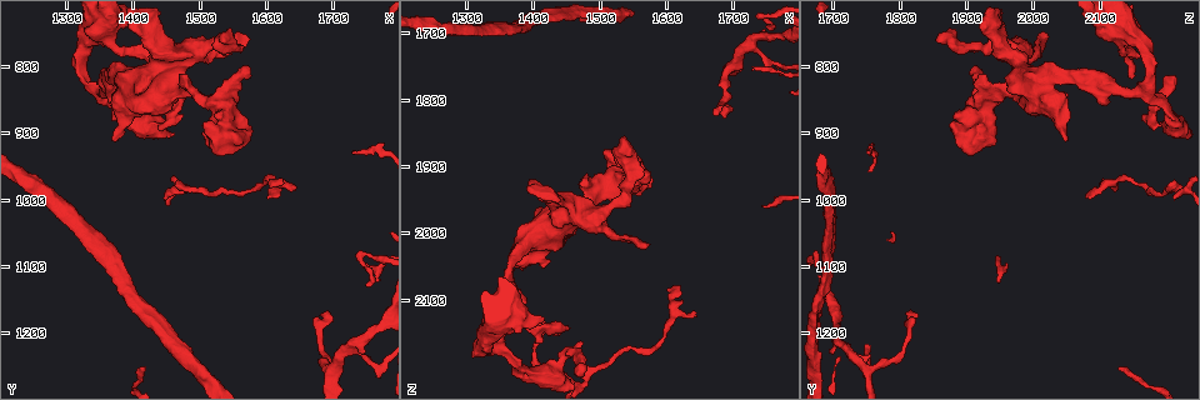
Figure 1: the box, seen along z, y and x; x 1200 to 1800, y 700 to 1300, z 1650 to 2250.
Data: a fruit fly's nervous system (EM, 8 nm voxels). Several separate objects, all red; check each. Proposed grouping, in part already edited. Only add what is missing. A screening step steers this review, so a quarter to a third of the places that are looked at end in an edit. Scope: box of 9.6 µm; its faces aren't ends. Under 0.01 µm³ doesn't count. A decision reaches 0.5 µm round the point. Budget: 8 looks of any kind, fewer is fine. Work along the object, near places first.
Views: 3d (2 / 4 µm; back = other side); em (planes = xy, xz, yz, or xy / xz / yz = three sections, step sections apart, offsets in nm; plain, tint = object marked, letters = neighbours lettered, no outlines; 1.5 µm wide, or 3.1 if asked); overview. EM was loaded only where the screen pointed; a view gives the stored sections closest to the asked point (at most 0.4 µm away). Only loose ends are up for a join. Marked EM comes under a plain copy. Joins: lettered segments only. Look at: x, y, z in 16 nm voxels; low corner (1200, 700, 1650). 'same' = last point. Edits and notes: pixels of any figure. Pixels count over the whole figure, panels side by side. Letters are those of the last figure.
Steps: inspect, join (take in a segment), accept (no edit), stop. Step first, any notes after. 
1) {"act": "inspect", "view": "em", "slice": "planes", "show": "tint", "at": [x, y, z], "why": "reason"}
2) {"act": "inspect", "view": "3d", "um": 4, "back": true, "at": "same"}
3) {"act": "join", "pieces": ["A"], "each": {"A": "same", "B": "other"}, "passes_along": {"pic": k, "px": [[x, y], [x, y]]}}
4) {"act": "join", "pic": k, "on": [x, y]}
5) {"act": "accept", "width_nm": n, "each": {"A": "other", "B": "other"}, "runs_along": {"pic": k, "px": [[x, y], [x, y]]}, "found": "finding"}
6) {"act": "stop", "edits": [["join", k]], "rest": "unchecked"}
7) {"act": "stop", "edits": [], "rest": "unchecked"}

{"act": "inspect", "view": "em", "slice": "xz", "step": 4, "show": "tint", "at": [1475, 815, 1920], "why": "free end"}

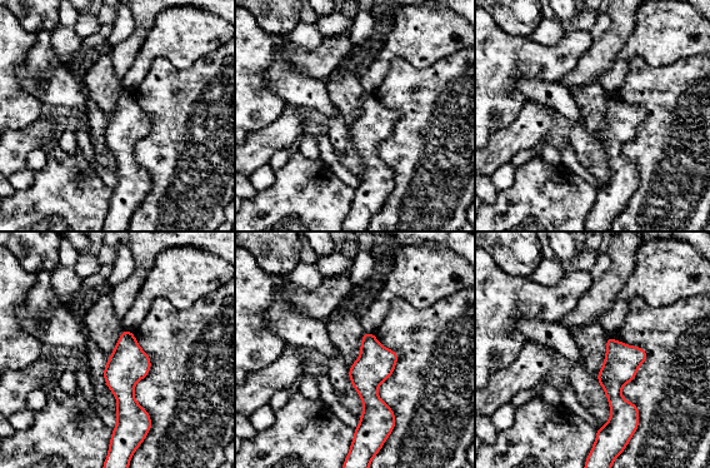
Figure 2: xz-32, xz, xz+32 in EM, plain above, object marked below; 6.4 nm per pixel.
{"act": "inspect", "view": "em", "slice": "planes", "show": "letters", "at": "same"}

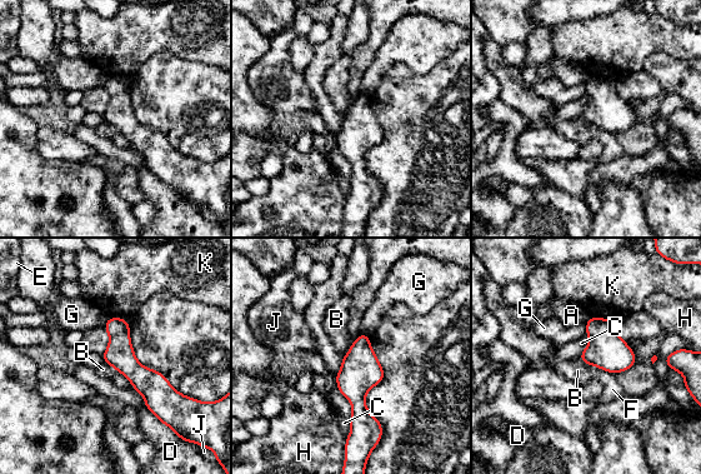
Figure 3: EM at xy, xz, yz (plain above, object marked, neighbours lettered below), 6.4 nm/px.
{"act": "accept", "longest_contact_nm": ["C", 190], "each": {"A": "other", "B": "other", "C": "other", "D": "other", "E": "other", "F": "other", "G": "other", "H": "other", "J": "other", "K": "other"}, "found": "no lettered segment goes on from it"}

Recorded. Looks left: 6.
{"act": "inspect", "view": "3d", "um": 4, "at": [1615, 995, 2075]}

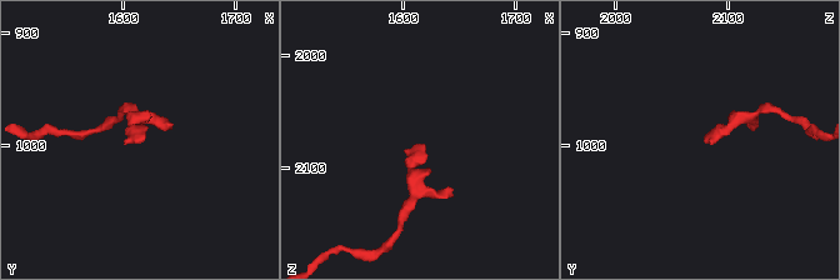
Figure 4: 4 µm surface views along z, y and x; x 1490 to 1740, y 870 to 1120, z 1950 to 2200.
{"act": "inspect", "view": "em", "slice": "planes", "show": "letters", "at": [1618, 998, 2076], "why": "now the EM"}

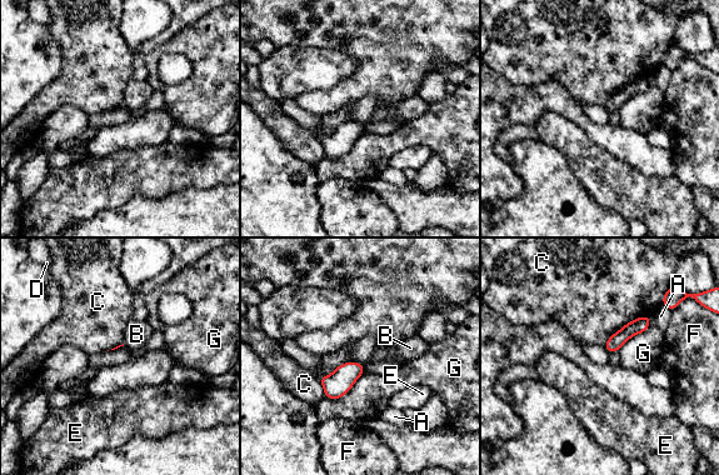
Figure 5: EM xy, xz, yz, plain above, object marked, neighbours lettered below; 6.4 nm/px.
{"act": "accept", "each": {"A": "other", "B": "other", "C": "other", "D": "other", "E": "other", "F": "other", "G": "other"}, "border": {"pic": 5, "px": [[649, 314], [628, 321], [603, 345]]}, "found": "no lettered segment goes on from it"}

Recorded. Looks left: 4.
{"act": "inspect", "view": "em", "slice": "planes", "show": "letters", "at": [1375, 915, 2050], "why": "free end"}

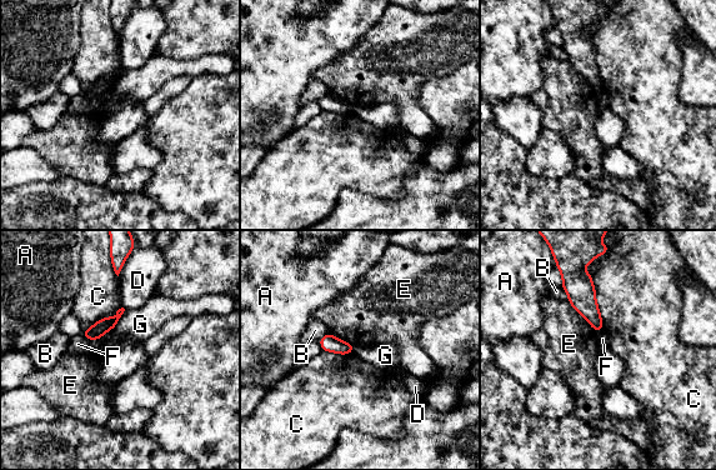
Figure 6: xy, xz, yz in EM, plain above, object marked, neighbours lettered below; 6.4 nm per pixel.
{"act": "accept", "longest_contact_nm": ["C", 420], "each": {"A": "other", "B": "other", "C": "other", "D": "other", "E": "other", "F": "other", "G": "other"}, "found": "no lettered segment goes on from it"}

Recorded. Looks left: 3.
{"act": "stop", "edits": [], "rest": "unchecked"}

